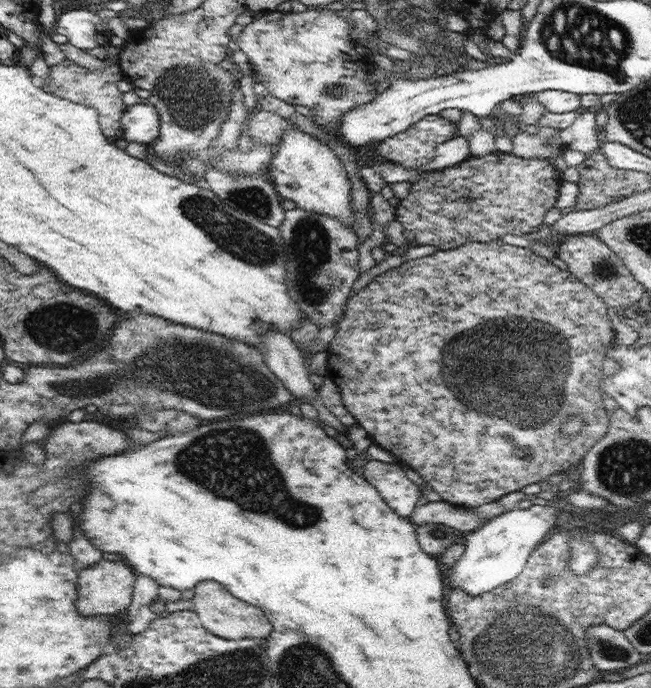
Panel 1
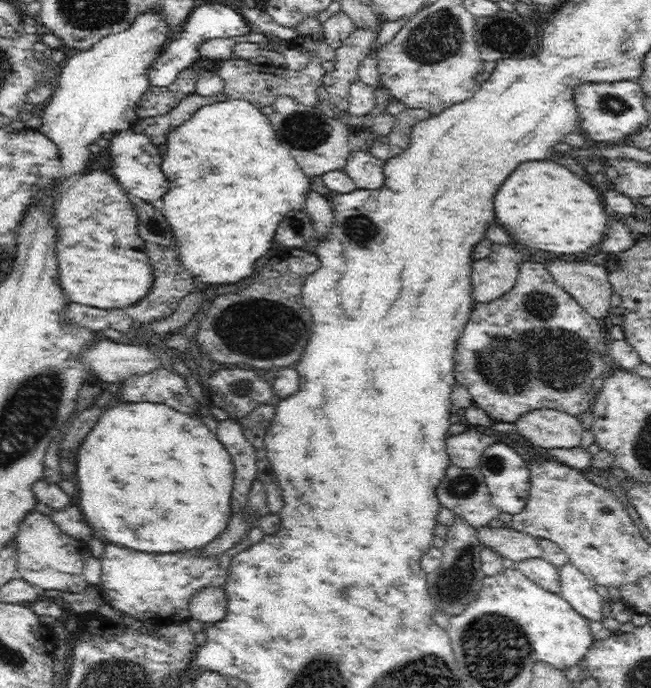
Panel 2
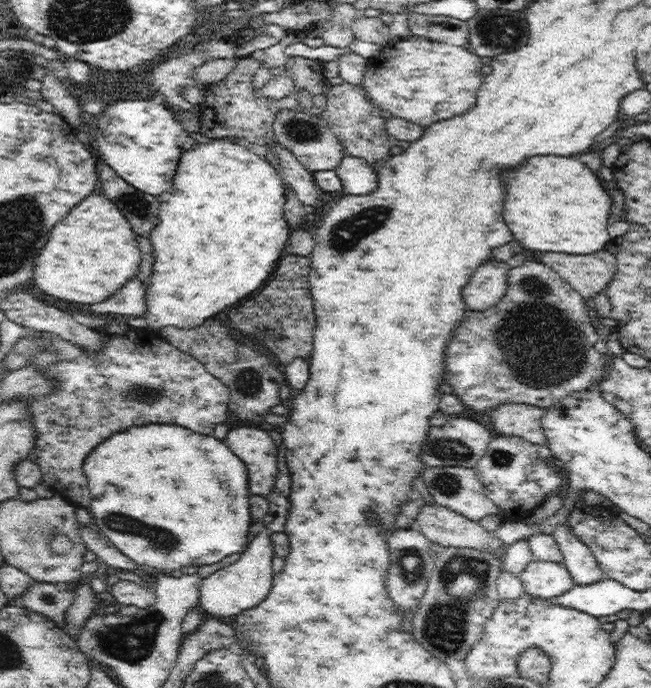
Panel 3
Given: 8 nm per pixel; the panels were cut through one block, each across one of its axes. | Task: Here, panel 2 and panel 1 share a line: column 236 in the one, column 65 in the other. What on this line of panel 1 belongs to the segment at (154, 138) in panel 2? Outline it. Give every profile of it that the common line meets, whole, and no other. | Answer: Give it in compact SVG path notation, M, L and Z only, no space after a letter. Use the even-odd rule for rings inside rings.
M65 59L50 67L50 75L44 79L42 86L44 90L50 91L58 97L95 108L99 114L102 133L109 138L115 136L120 130L121 118L127 109L122 101L122 93L118 89L118 82L123 78L124 75L118 62L108 63L98 70L90 70L78 66L73 60Z

